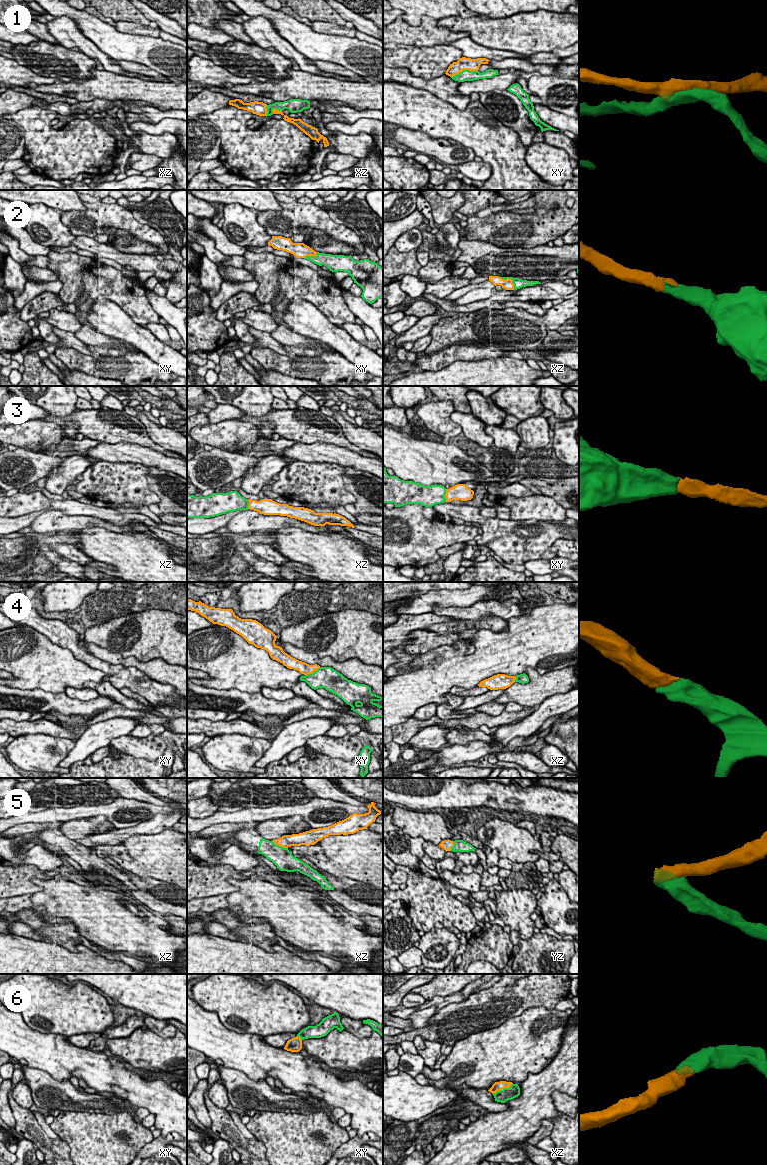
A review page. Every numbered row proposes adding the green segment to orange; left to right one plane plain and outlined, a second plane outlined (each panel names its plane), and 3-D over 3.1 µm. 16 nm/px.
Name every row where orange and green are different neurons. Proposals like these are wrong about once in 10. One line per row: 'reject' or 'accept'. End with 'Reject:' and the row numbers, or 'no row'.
1: reject
2: accept
3: accept
4: accept
5: reject
6: accept
Reject: 1, 5

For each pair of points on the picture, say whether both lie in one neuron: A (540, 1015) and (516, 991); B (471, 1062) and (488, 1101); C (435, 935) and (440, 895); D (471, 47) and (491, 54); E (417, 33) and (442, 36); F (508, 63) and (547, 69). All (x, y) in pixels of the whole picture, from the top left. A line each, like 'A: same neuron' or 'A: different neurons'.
A: different neurons
B: different neurons
C: different neurons
D: same neuron
E: same neuron
F: same neuron

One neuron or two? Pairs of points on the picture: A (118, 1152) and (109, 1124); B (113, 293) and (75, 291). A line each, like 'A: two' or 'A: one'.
A: one
B: one

